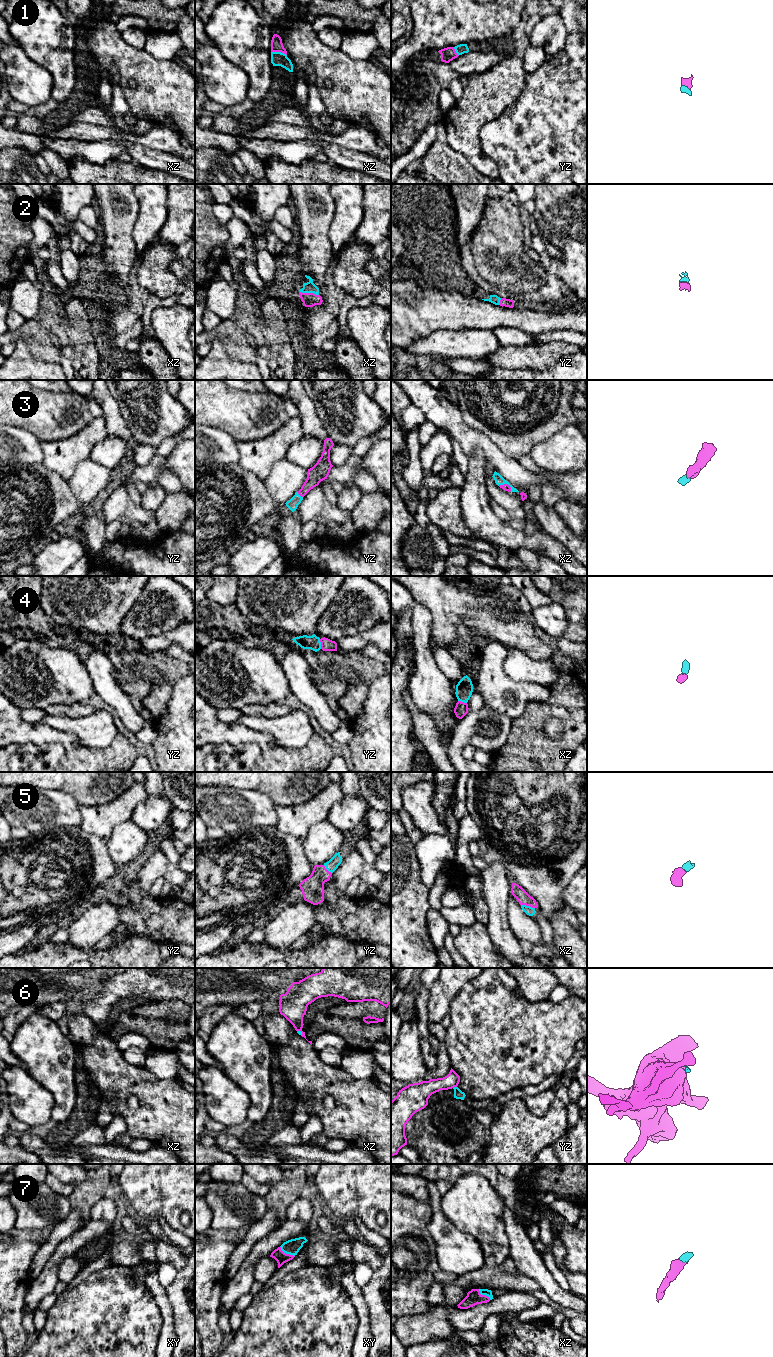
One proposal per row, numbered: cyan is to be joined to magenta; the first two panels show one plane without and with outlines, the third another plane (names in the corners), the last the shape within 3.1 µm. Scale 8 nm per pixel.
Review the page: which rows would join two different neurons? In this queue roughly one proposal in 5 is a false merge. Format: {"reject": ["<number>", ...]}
{"reject": ["6"]}

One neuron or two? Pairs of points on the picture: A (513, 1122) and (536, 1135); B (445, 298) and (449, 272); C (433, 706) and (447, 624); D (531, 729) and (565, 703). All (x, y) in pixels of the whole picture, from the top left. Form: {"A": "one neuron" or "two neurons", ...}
{"A": "one neuron", "B": "two neurons", "C": "two neurons", "D": "one neuron"}

